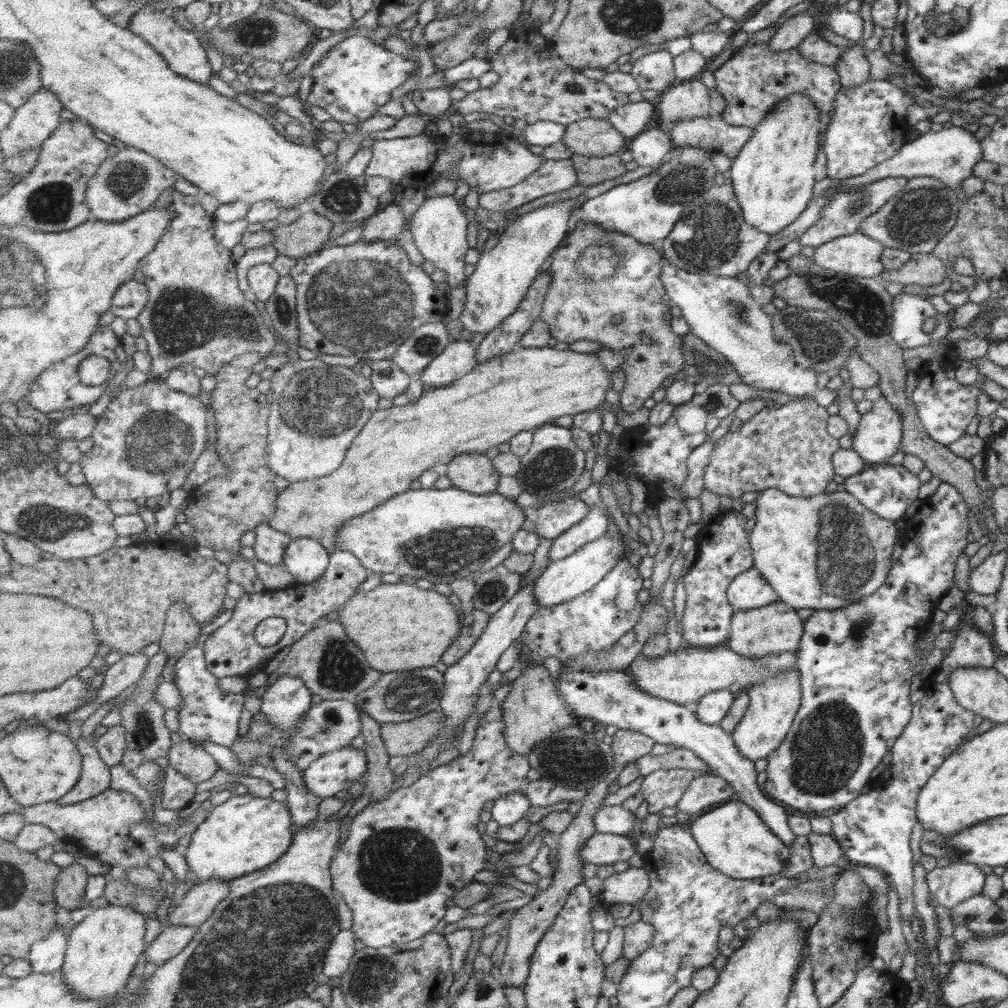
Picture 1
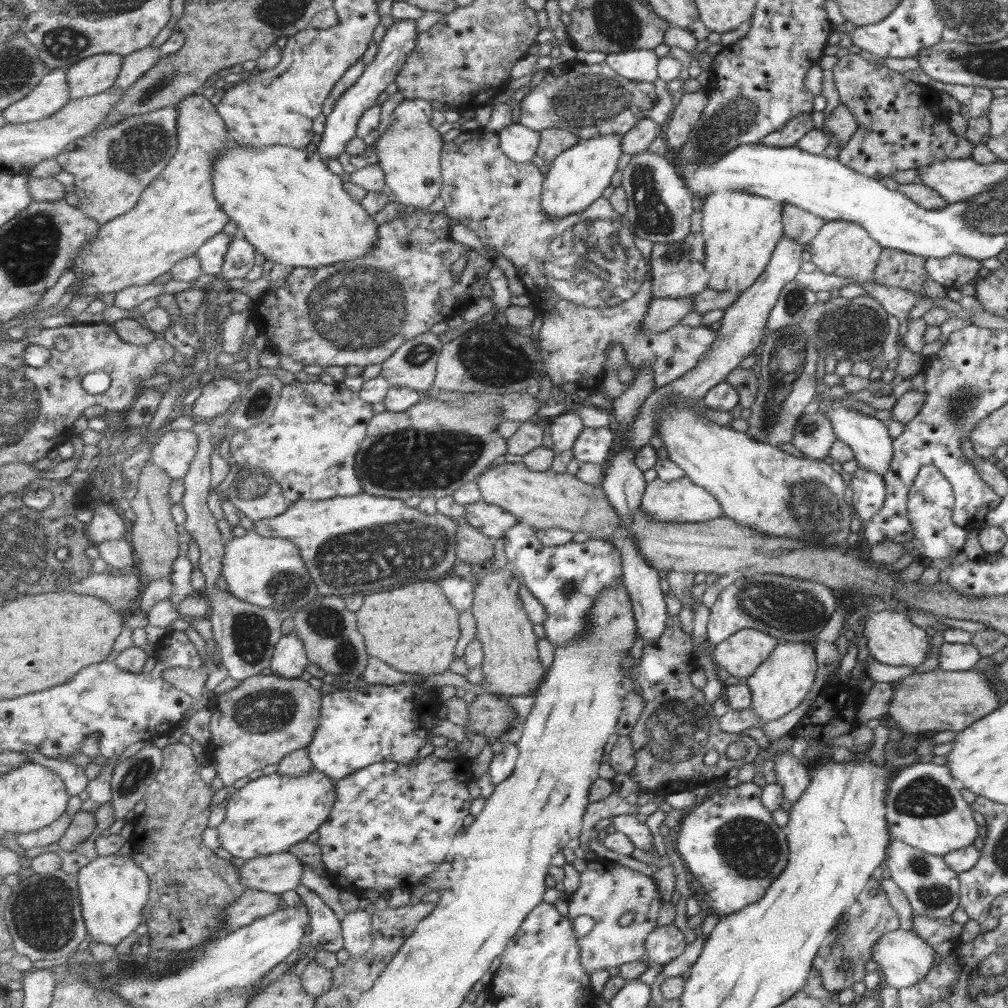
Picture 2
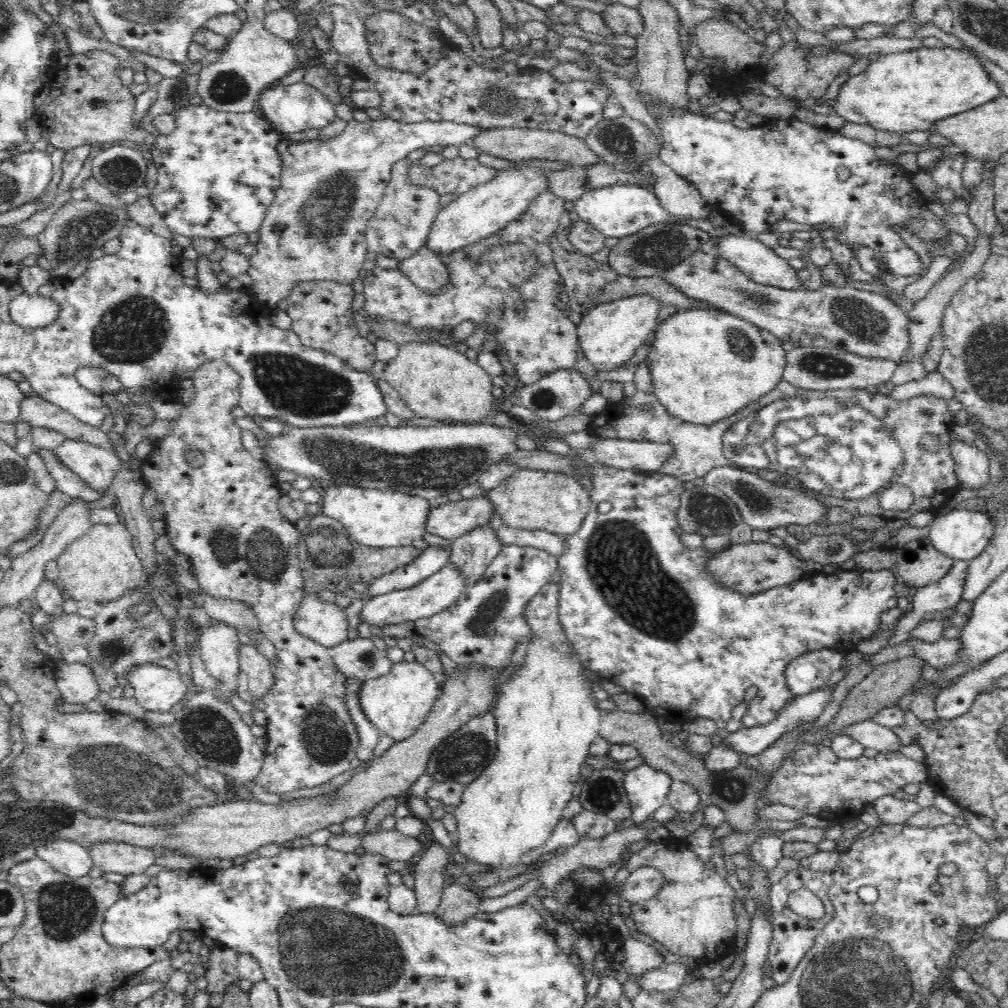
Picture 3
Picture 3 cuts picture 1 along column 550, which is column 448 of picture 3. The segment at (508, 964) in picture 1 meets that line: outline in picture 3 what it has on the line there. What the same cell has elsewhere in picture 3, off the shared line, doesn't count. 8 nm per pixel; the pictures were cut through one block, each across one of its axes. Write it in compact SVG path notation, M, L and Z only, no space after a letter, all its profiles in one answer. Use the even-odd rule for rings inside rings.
M455 881L443 888L441 903L435 916L448 927L457 926L472 918L479 911L478 906L479 901L474 891Z

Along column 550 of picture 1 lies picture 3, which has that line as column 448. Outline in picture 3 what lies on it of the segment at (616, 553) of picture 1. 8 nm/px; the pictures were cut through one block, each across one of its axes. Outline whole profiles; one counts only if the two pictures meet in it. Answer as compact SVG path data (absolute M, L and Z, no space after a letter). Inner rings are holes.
M451 561L444 565L440 572L436 572L430 578L424 579L424 582L402 590L381 594L363 602L362 612L360 612L360 622L366 624L373 633L380 634L382 628L386 626L398 626L404 622L415 622L419 619L426 619L442 612L451 604L454 604L460 593L464 592L465 584L462 575Z

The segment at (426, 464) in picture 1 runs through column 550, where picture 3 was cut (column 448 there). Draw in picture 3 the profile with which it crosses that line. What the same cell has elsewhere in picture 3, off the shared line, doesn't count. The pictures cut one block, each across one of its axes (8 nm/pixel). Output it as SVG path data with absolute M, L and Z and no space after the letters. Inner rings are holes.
M409 343L400 347L398 356L386 364L383 374L416 417L451 424L472 424L488 421L498 408L494 404L494 394L492 394L492 388L494 388L492 376L476 363L474 355L470 353L464 355L458 350L440 346L440 344Z

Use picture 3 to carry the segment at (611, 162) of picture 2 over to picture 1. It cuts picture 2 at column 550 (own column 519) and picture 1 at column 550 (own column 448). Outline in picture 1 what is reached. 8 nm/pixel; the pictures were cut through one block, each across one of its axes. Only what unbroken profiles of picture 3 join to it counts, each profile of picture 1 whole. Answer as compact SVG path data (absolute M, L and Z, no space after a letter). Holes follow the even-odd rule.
M577 198L565 199L517 217L517 220L499 236L497 244L480 255L476 263L477 268L465 287L468 301L465 310L459 316L465 330L473 336L484 333L486 337L519 308L529 287L540 276L539 268L569 235L569 213L577 208L575 204Z

